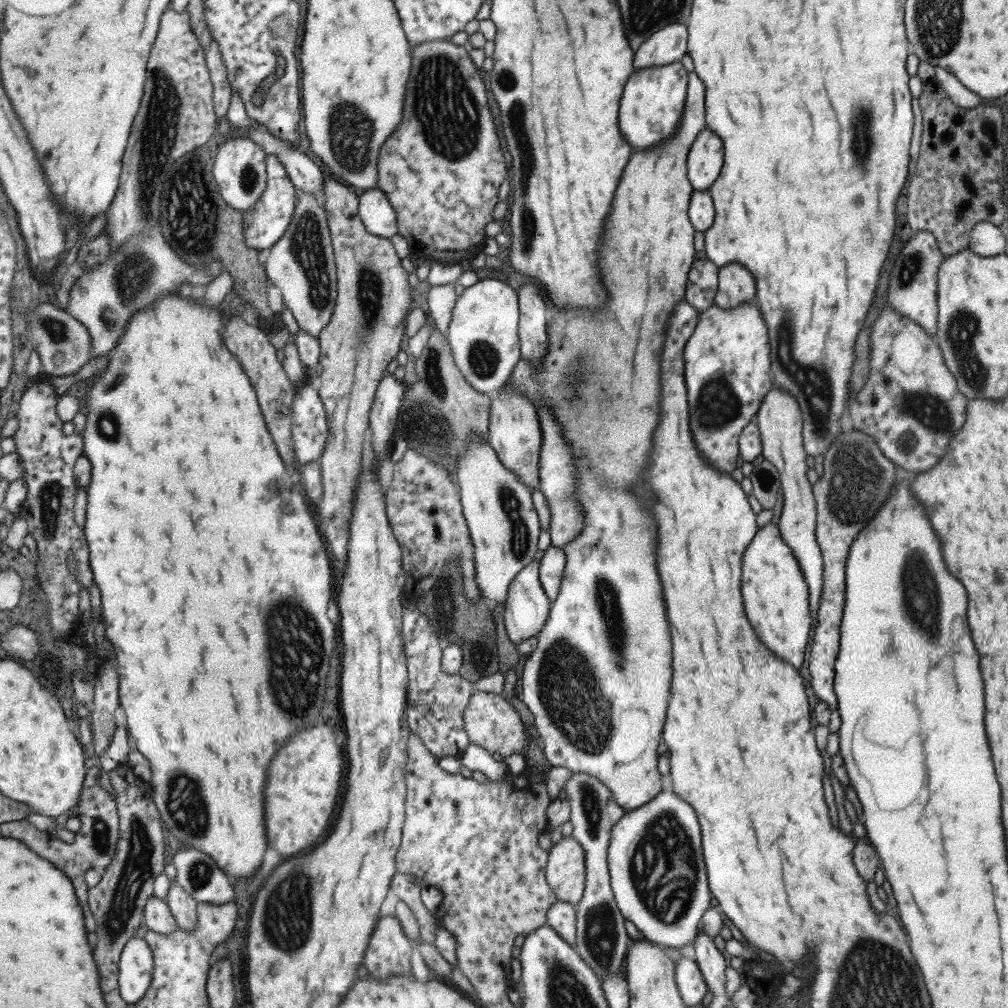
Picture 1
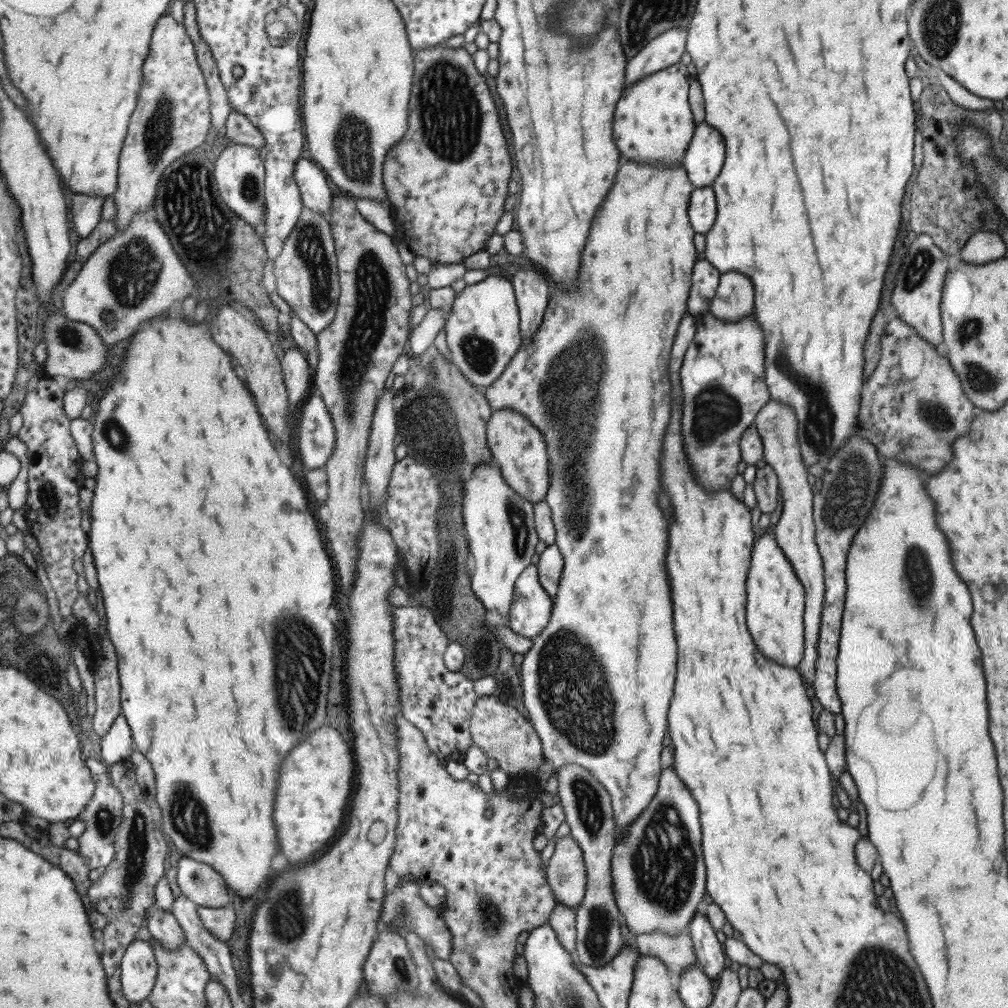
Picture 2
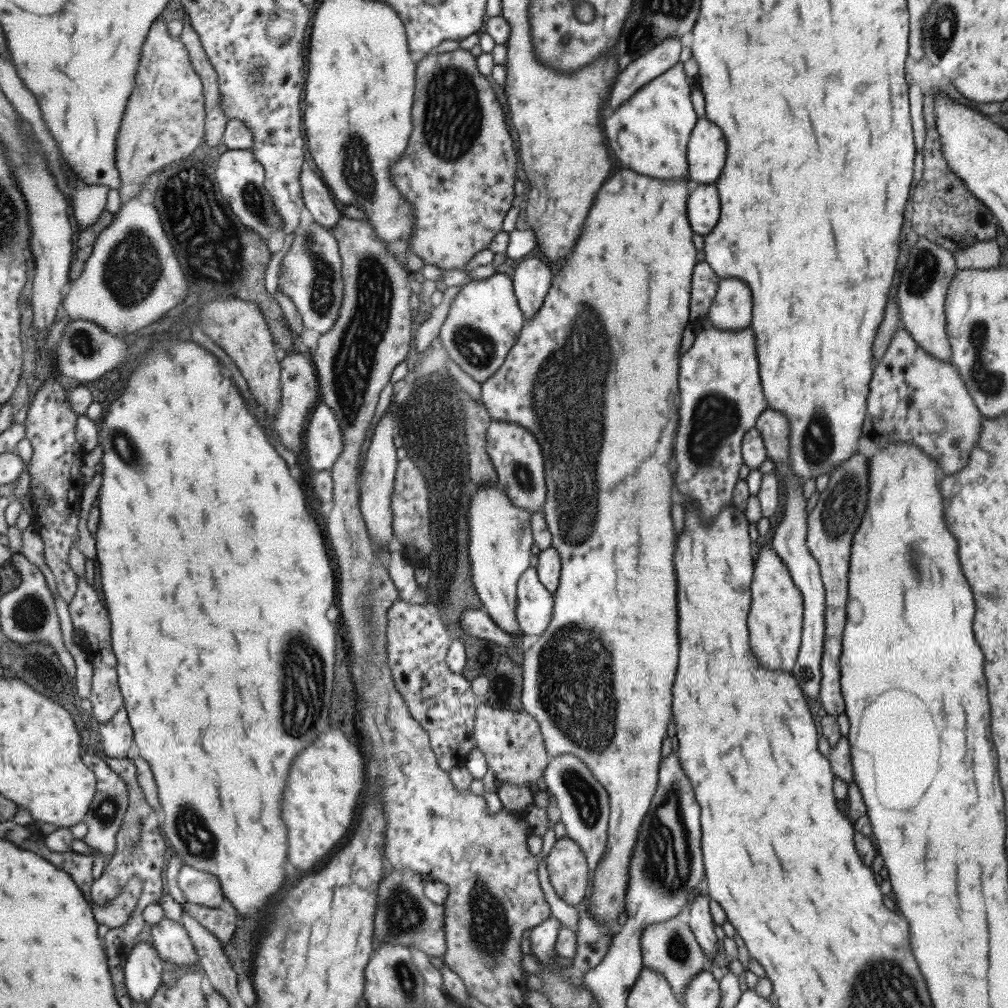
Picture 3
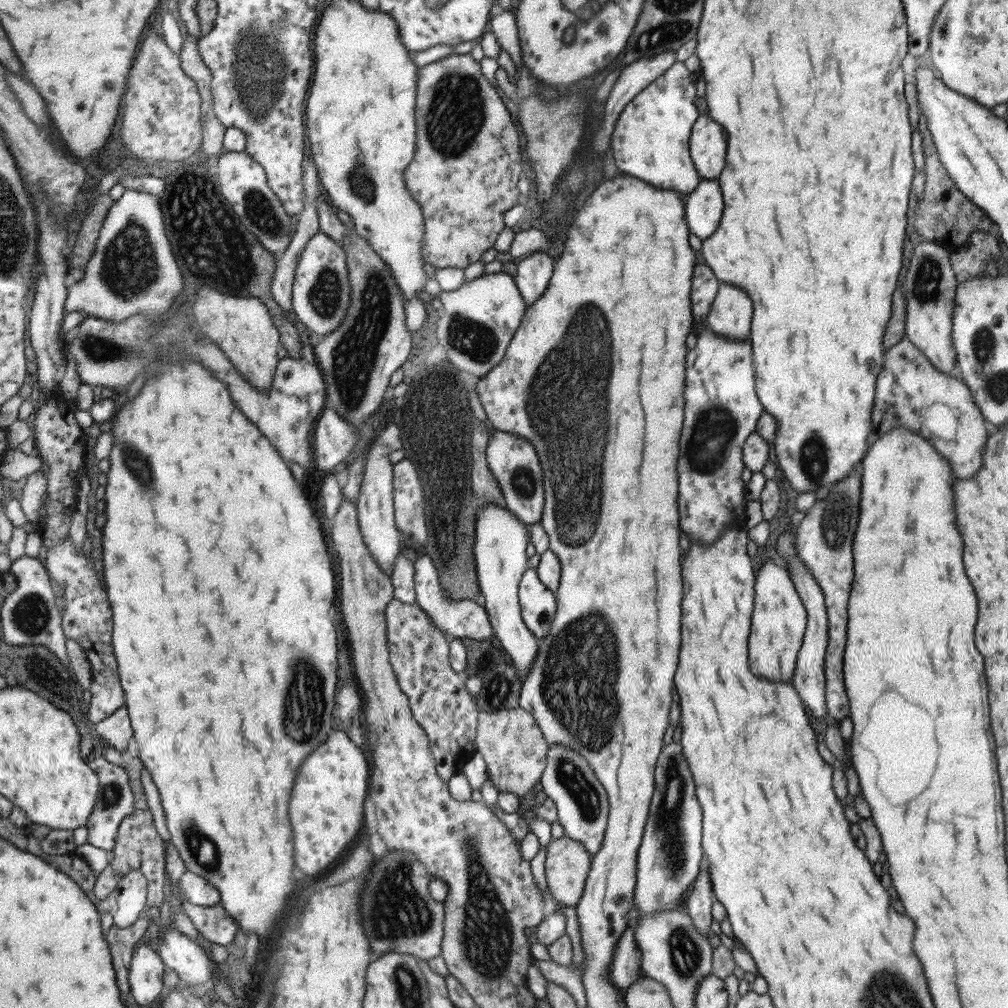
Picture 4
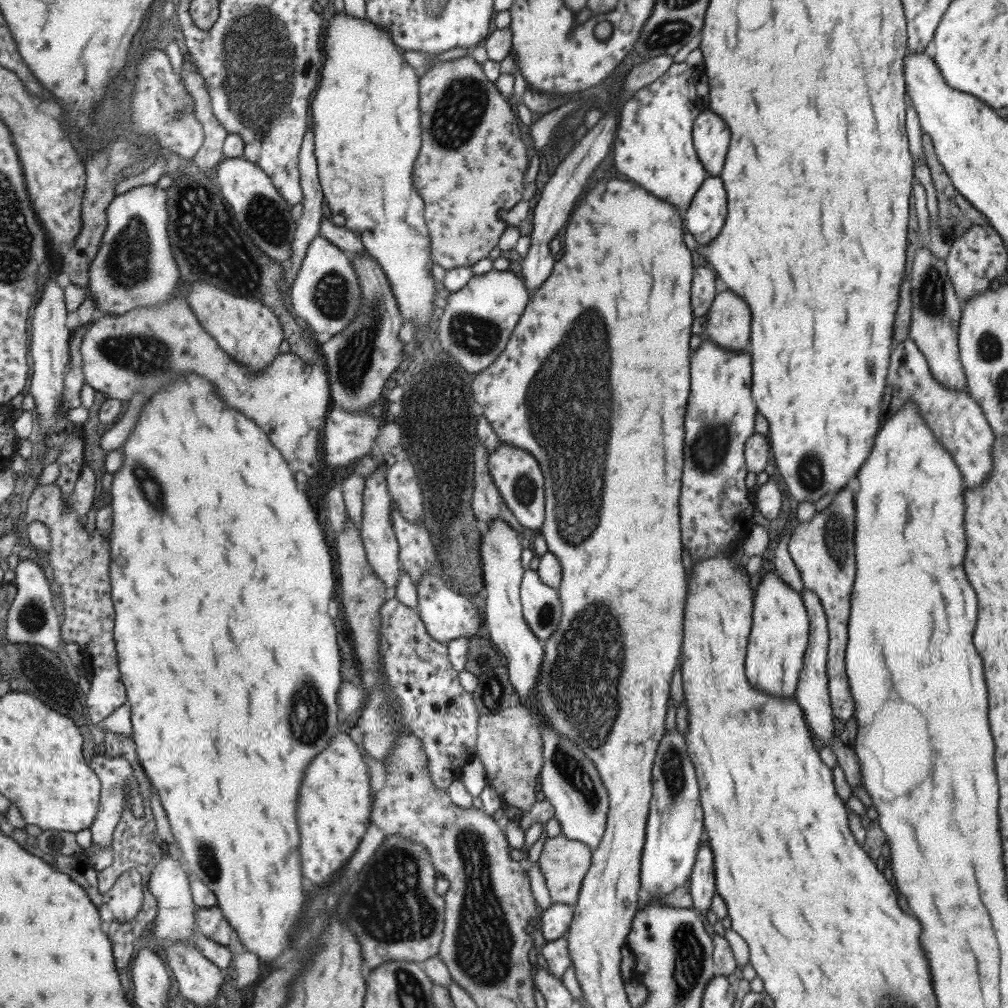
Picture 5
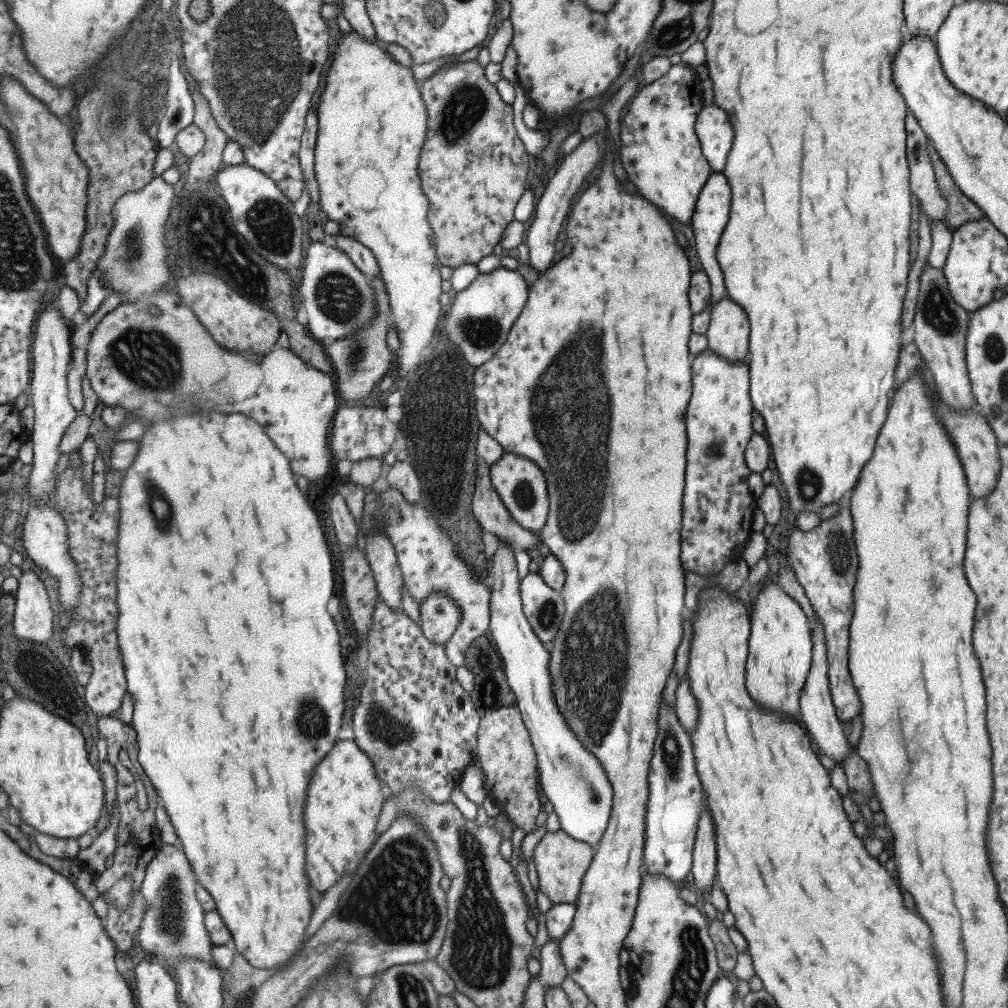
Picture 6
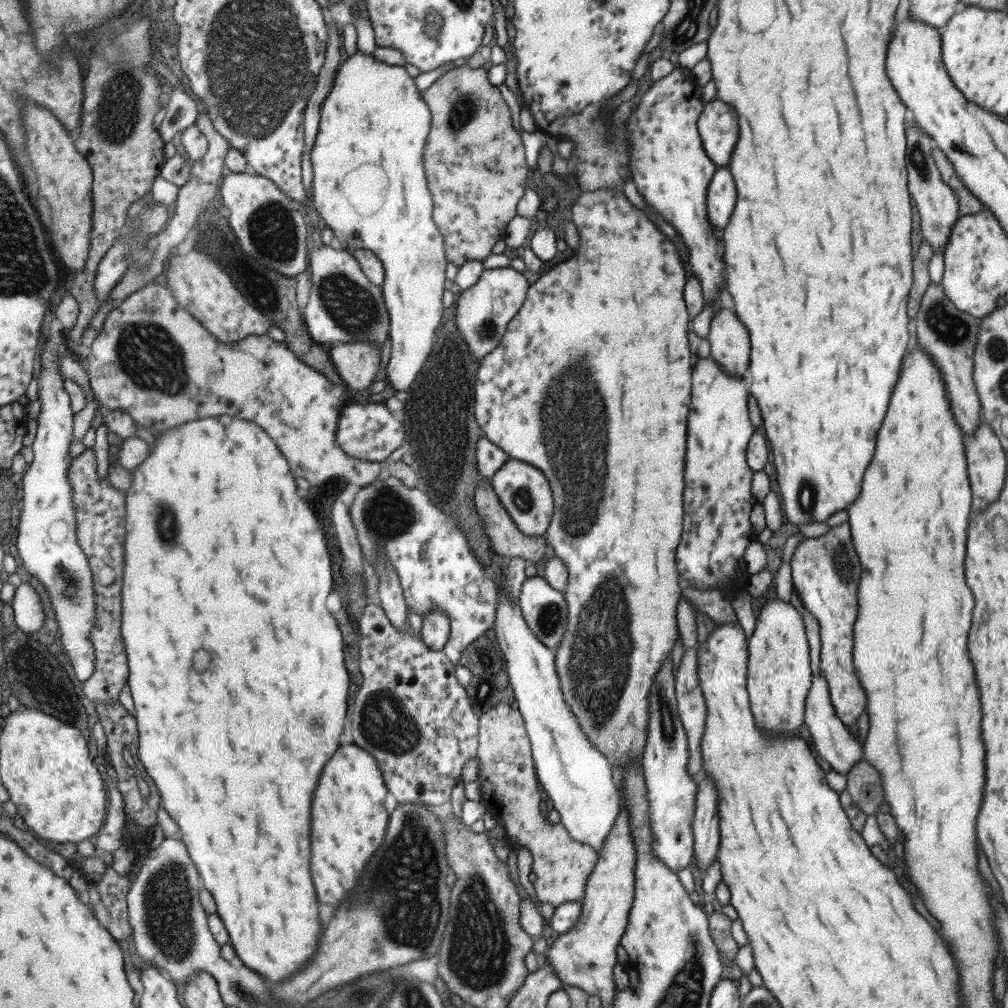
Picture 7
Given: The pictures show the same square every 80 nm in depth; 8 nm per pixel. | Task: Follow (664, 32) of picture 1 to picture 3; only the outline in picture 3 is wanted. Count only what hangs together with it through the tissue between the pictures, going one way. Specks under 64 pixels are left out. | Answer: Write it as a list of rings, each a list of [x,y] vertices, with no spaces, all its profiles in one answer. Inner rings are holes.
[[[667,37],[644,55],[629,62],[615,78],[608,97],[608,108],[617,108],[617,105],[629,98],[640,86],[672,67],[678,61],[680,50],[679,38]]]

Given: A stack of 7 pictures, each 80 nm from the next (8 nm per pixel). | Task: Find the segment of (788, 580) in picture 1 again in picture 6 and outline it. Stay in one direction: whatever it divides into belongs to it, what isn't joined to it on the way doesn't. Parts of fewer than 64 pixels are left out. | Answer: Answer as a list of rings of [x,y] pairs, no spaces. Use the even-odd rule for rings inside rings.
[[[779,584],[763,585],[750,610],[744,685],[755,706],[792,721],[800,719],[799,693],[811,668],[810,630],[799,604]]]

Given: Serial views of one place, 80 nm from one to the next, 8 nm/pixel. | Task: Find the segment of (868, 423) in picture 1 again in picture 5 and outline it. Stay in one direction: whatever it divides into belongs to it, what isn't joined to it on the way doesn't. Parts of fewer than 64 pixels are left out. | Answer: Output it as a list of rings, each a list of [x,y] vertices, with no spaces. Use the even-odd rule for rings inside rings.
[[[911,339],[894,344],[889,355],[889,364],[883,387],[882,402],[878,406],[878,423],[882,425],[893,416],[906,402],[914,402],[918,416],[924,420],[933,433],[935,440],[942,445],[955,461],[967,486],[979,486],[986,480],[991,470],[991,447],[994,435],[983,416],[979,405],[969,392],[945,388],[933,378],[921,351]]]

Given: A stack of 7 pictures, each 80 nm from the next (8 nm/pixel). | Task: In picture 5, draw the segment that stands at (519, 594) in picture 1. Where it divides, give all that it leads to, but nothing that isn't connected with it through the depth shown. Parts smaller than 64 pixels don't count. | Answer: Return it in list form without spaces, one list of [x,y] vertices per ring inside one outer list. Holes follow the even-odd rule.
[[[526,570],[522,580],[522,605],[534,633],[542,642],[547,642],[560,622],[562,608],[557,590],[545,584],[537,570]]]

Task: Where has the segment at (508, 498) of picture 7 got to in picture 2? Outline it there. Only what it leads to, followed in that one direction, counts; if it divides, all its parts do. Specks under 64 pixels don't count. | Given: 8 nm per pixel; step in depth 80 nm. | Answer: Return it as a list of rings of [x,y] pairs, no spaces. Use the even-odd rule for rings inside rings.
[[[515,409],[494,411],[487,429],[492,458],[499,465],[506,481],[532,503],[545,499],[550,491],[548,444],[539,429],[529,417]]]

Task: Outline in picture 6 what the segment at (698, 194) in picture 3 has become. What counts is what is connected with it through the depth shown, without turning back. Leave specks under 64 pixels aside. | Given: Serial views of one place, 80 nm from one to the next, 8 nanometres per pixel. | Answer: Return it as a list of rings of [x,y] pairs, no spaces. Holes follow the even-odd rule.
[[[712,173],[709,178],[707,178],[707,182],[703,184],[703,188],[701,188],[701,192],[699,192],[699,198],[697,198],[697,202],[695,202],[693,214],[691,215],[691,232],[694,234],[695,252],[701,263],[703,272],[708,276],[711,290],[711,297],[709,297],[709,305],[707,308],[699,312],[699,314],[691,316],[691,333],[704,335],[709,323],[712,304],[723,300],[723,298],[727,296],[722,272],[720,271],[718,262],[715,260],[714,252],[725,224],[728,222],[730,198],[731,190],[729,189],[729,185],[727,185],[727,179],[723,177],[722,173]]]

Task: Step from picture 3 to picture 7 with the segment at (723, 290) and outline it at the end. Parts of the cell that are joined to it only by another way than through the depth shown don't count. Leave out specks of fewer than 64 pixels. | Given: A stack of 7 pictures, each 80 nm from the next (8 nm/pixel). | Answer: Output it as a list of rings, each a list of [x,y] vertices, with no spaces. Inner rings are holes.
[[[720,308],[710,320],[706,336],[710,357],[722,371],[734,377],[745,376],[750,359],[747,329],[733,310]]]

